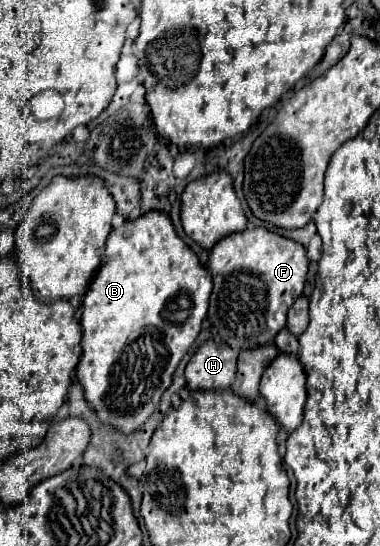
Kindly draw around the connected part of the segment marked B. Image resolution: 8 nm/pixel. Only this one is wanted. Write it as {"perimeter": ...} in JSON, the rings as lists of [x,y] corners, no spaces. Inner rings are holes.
{"perimeter":[[[148,211],[144,215],[140,215],[138,219],[128,219],[124,221],[122,227],[112,229],[112,233],[106,239],[106,253],[104,253],[104,263],[98,271],[98,275],[94,277],[94,281],[90,283],[90,289],[84,295],[82,301],[82,309],[80,309],[80,325],[82,325],[82,357],[76,369],[76,375],[84,387],[84,395],[88,399],[88,403],[98,411],[98,419],[102,423],[108,423],[112,427],[118,427],[120,431],[136,431],[142,427],[142,423],[148,419],[148,415],[152,415],[152,411],[156,409],[156,405],[160,403],[162,393],[170,387],[172,383],[172,373],[176,371],[180,359],[186,355],[188,347],[194,343],[194,339],[198,337],[200,329],[202,329],[202,321],[206,317],[208,311],[208,299],[212,293],[212,275],[210,271],[200,263],[198,255],[178,237],[172,219],[168,213],[164,211]]]}

